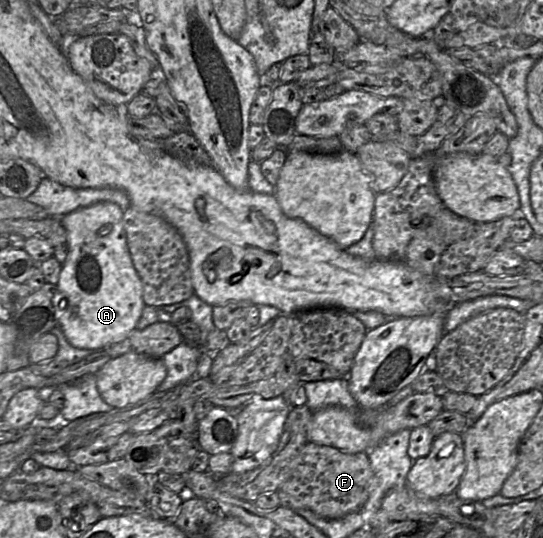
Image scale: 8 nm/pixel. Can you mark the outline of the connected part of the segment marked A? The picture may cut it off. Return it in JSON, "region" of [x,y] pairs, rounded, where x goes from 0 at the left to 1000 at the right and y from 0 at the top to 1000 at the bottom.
{"region":[[[180,375],[109,405],[123,431],[127,470],[96,558],[105,606],[138,647],[180,652],[230,632],[250,612],[267,569],[263,532],[247,498],[227,414],[228,394],[208,375]]]}

